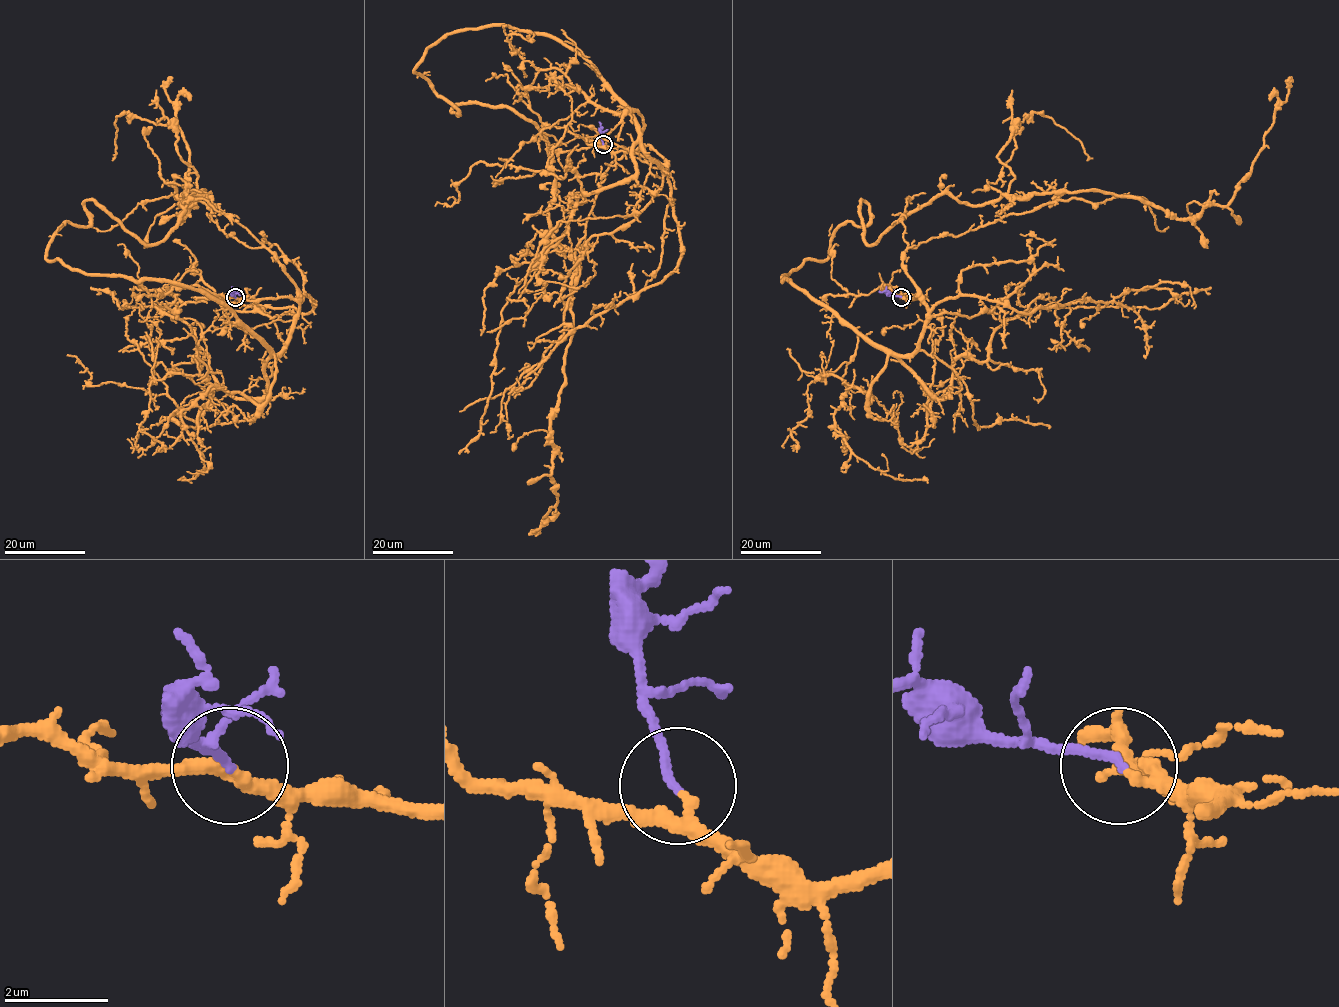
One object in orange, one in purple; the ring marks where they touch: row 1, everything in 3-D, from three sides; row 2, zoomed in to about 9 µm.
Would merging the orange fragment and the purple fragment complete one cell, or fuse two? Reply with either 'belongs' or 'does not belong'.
belongs

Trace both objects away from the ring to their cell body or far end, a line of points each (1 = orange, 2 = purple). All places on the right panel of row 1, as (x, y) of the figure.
1: (902, 297), (921, 298), (909, 247), (993, 223), (1015, 199), (1102, 191), (1178, 219), (1226, 206), (1289, 77)
2: (902, 297), (878, 291)

